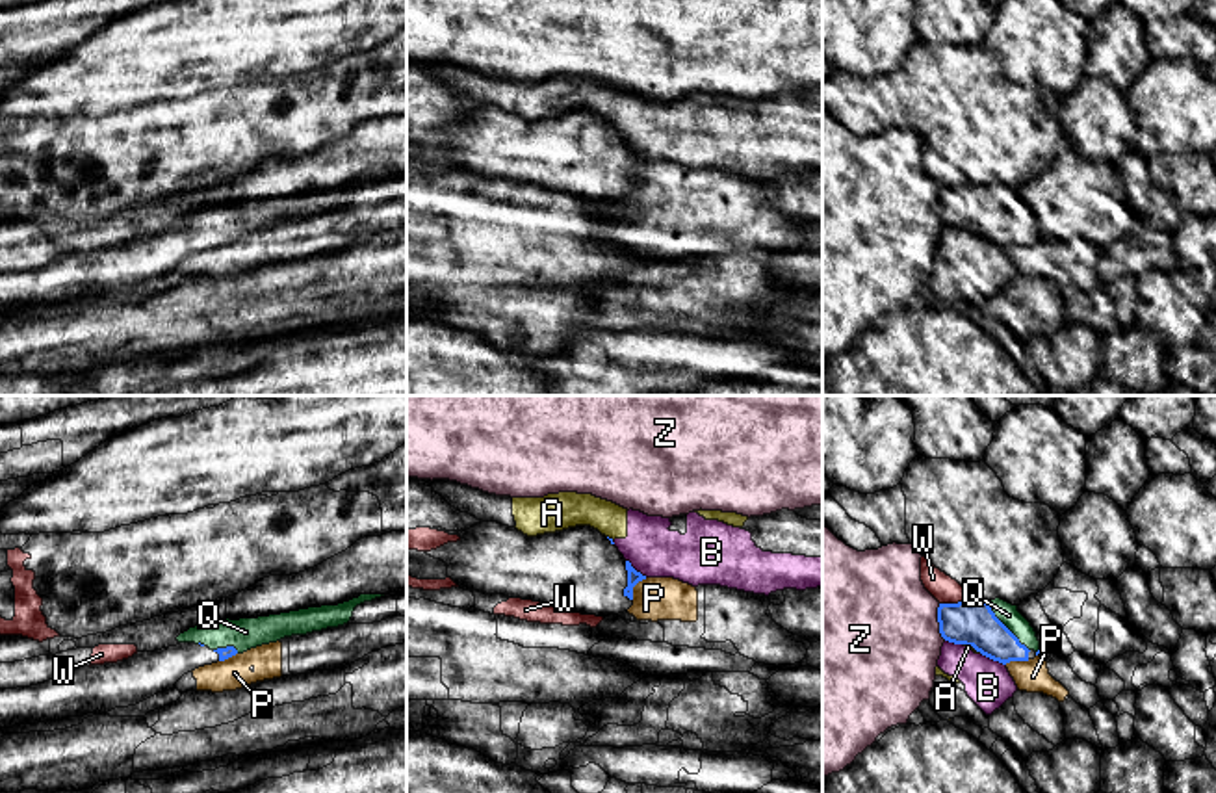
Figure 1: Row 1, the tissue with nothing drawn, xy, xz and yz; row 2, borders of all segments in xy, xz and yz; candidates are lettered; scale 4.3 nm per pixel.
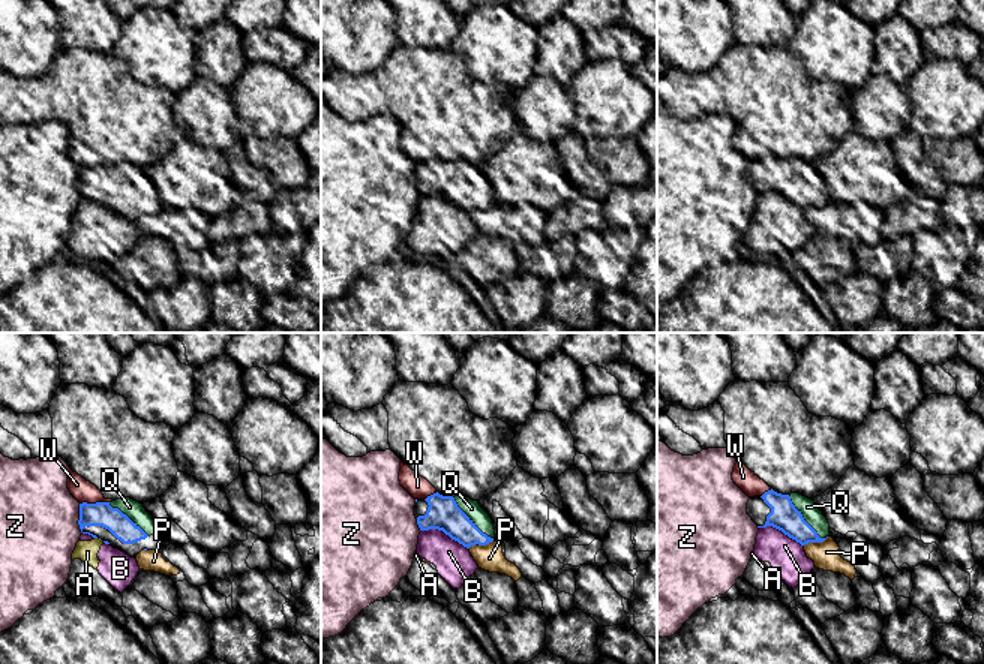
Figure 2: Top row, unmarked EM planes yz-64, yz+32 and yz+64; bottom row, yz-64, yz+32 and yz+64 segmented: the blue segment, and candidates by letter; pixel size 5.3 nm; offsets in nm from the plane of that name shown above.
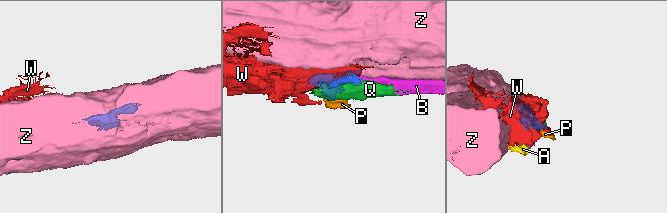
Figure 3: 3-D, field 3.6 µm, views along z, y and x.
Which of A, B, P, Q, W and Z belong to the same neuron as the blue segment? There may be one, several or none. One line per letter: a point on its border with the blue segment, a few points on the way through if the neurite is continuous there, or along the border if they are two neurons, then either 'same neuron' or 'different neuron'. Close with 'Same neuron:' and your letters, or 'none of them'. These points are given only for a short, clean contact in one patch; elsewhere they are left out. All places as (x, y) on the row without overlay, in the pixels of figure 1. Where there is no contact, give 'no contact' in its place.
A: yz (973, 231) | along yz (964, 227), (981, 236) | different neuron
B: yz (994, 244) | different neuron
P: xz (633, 169) | along xz (646, 162), (633, 171), (632, 182) | different neuron
Q: yz (1005, 210) | same neuron
W: yz (955, 188) | different neuron
Z: yz (938, 205) | along yz (938, 188), (938, 216), (945, 223) | different neuron
Same neuron: Q

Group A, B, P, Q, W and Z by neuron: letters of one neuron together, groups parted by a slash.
A B / P / Q / W / Z

